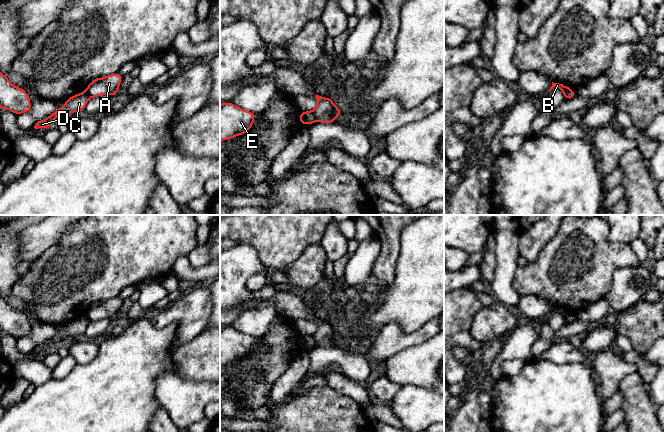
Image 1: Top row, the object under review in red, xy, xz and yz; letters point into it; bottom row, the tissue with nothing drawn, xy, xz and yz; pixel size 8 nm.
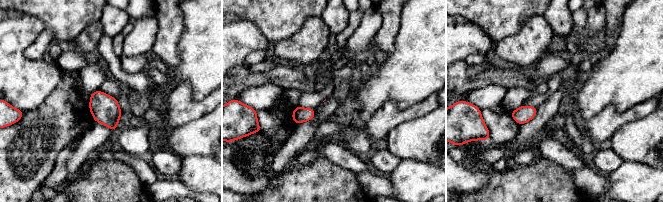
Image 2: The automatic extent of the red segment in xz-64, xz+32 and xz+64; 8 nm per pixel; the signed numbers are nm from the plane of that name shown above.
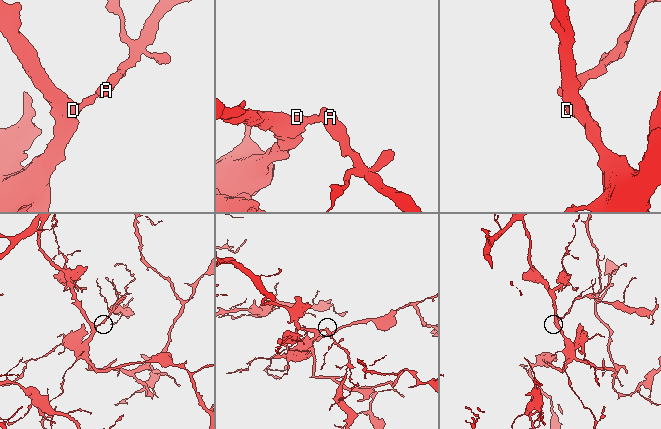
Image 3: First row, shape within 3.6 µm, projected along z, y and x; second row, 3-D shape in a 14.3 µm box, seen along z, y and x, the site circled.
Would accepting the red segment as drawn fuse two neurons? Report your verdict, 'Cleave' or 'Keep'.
Cleave

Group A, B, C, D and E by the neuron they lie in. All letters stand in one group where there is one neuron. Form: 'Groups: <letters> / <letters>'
Groups: A B / C D E

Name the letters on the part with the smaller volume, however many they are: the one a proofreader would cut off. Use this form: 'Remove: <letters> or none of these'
Remove: A, B

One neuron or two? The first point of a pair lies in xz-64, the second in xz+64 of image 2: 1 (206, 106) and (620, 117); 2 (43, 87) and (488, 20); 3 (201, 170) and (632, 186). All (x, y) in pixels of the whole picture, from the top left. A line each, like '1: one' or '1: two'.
1: one
2: two
3: one

